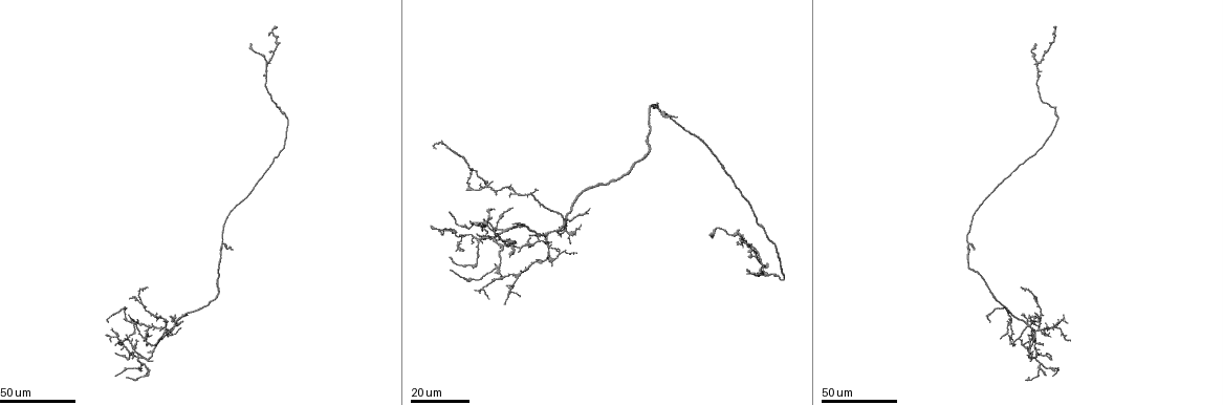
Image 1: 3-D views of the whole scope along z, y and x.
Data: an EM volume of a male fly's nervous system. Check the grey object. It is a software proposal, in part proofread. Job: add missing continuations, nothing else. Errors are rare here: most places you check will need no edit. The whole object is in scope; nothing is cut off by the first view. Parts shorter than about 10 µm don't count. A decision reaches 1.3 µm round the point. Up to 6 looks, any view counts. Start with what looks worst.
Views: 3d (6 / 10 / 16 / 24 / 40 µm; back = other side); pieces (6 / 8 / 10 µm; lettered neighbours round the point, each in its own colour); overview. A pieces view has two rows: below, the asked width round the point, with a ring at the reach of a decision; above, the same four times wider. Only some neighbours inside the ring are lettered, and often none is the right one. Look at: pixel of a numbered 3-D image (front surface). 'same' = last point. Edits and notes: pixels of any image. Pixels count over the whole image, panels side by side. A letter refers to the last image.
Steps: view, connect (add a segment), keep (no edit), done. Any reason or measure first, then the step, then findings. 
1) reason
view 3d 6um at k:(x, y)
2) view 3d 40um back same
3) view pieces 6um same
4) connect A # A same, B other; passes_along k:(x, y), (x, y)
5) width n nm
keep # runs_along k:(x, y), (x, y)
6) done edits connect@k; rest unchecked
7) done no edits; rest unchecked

branch stops here
view 3d 40um at 1:(232, 248)

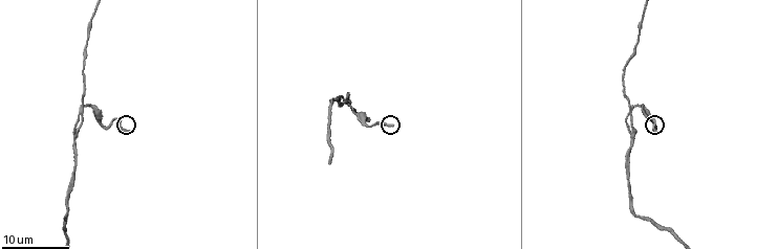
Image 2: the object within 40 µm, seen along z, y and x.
view pieces 10um at 2:(393, 126)

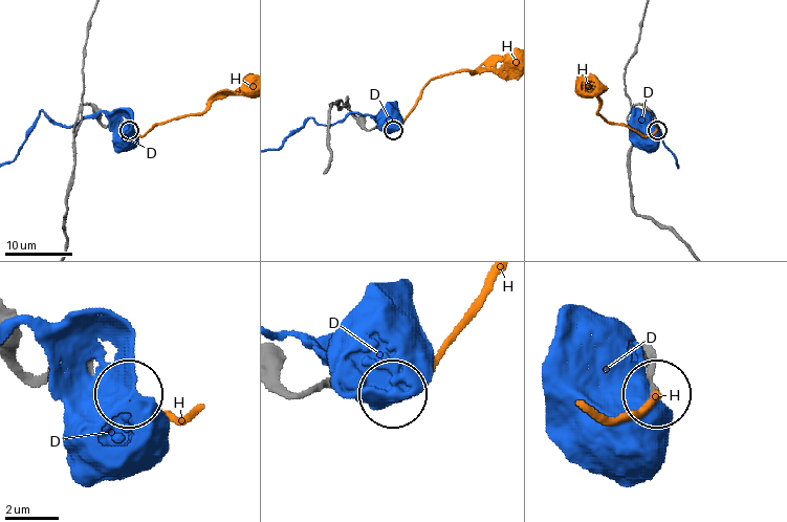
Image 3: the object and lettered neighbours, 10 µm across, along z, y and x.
width 280 nm
connect H # D other, H same; it goes on there

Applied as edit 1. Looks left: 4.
view 3d 40um at 1:(276, 25)

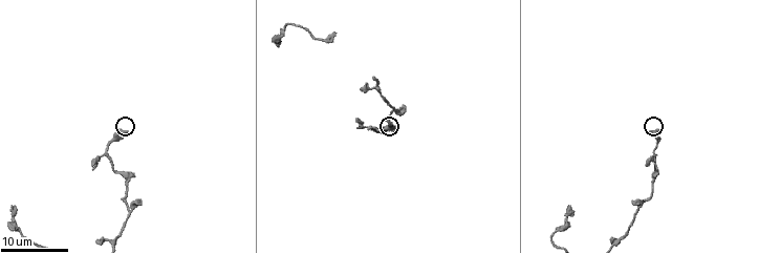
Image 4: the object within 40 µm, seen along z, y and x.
view pieces 8um at 4:(651, 130)

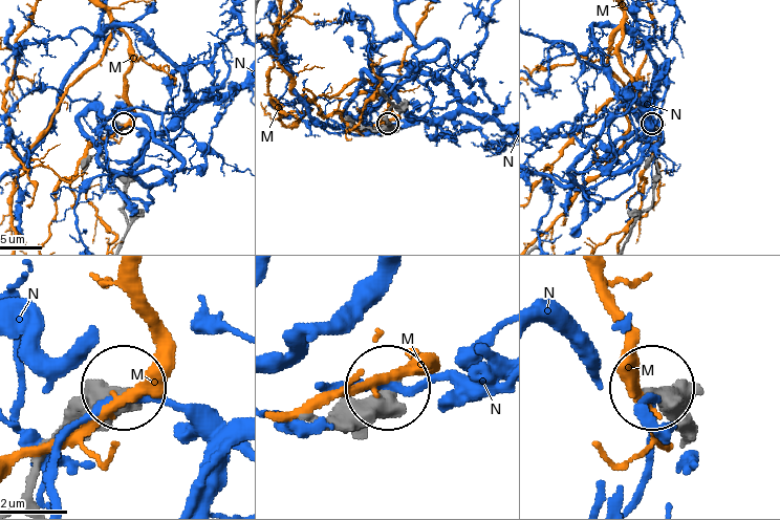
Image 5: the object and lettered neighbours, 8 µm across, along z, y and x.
keep # M other, N other; no lettered segment goes on from it

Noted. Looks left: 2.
free end
view 3d 40um at 1:(146, 353)

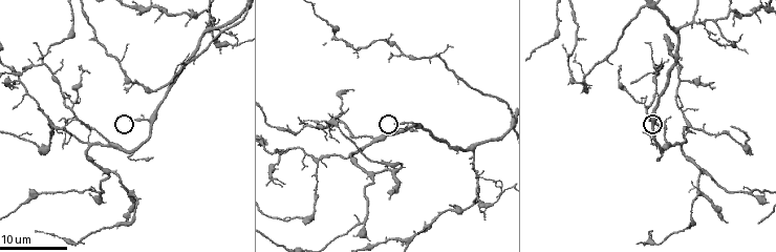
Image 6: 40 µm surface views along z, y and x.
see the neighbours
view pieces 8um at 6:(397, 124)

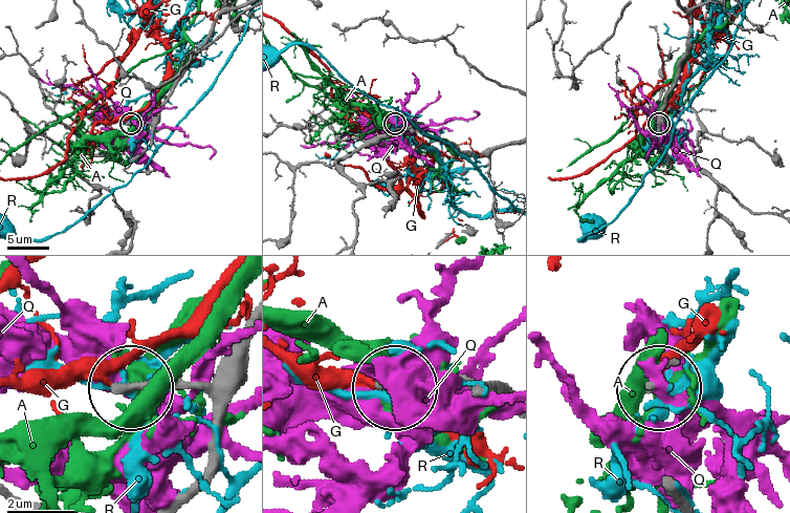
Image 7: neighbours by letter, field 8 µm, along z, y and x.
keep # A other, G other, Q other, R other; runs_along 7:(240, 347), (206, 379), (133, 390); none of them fits

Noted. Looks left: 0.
done edits connect@3; rest unchecked

